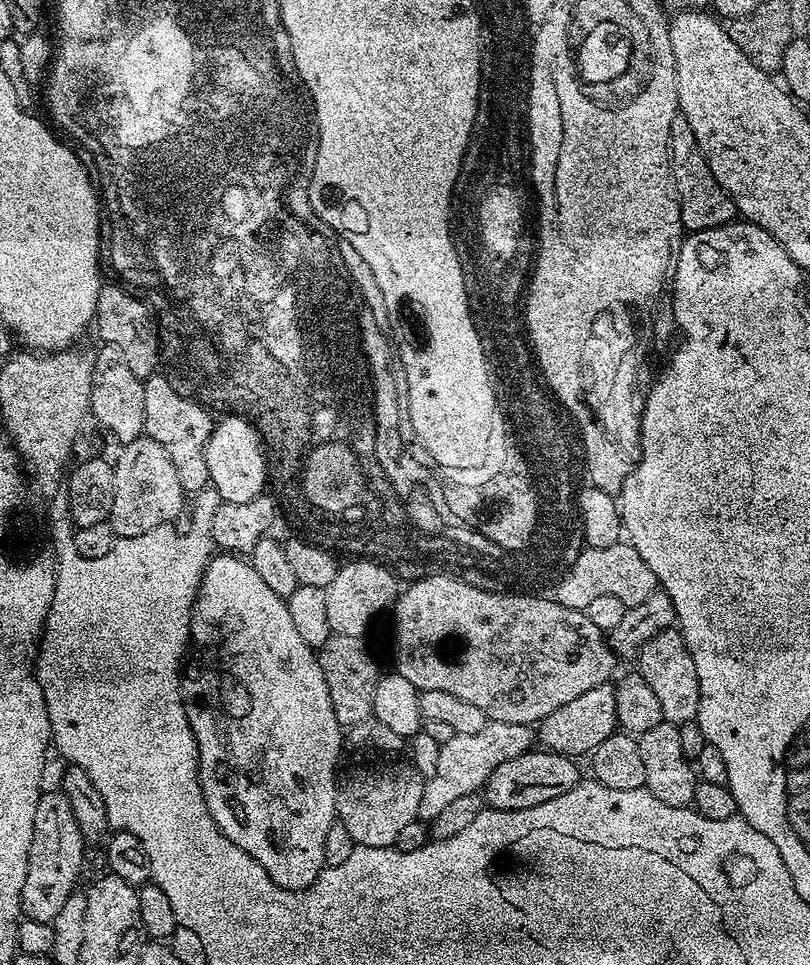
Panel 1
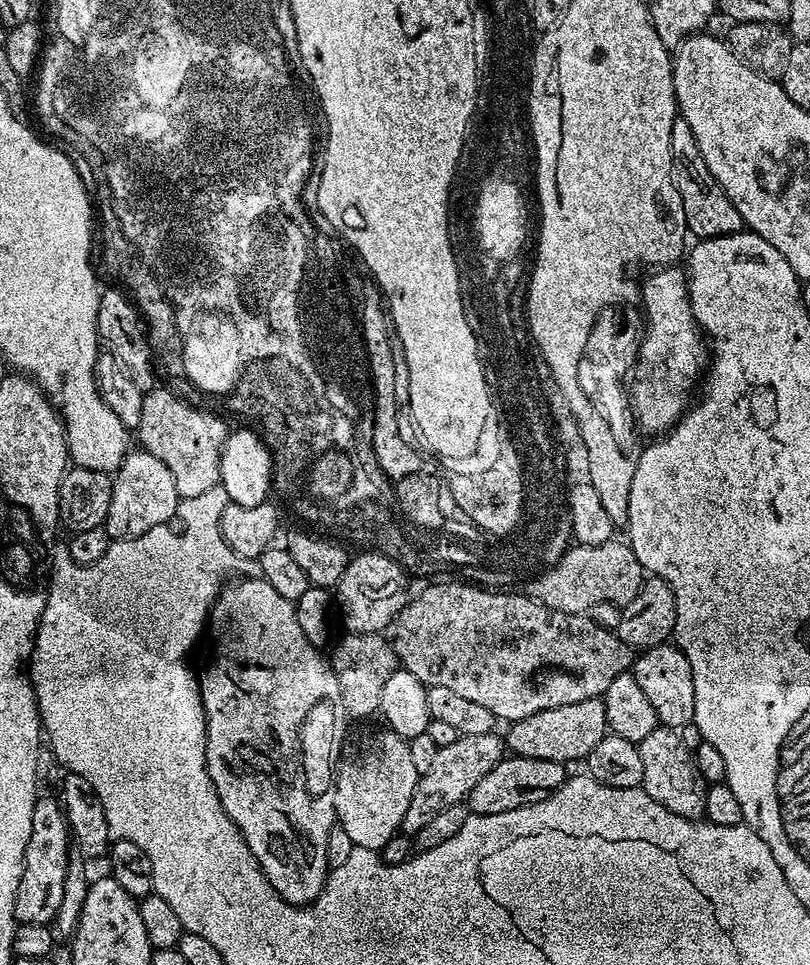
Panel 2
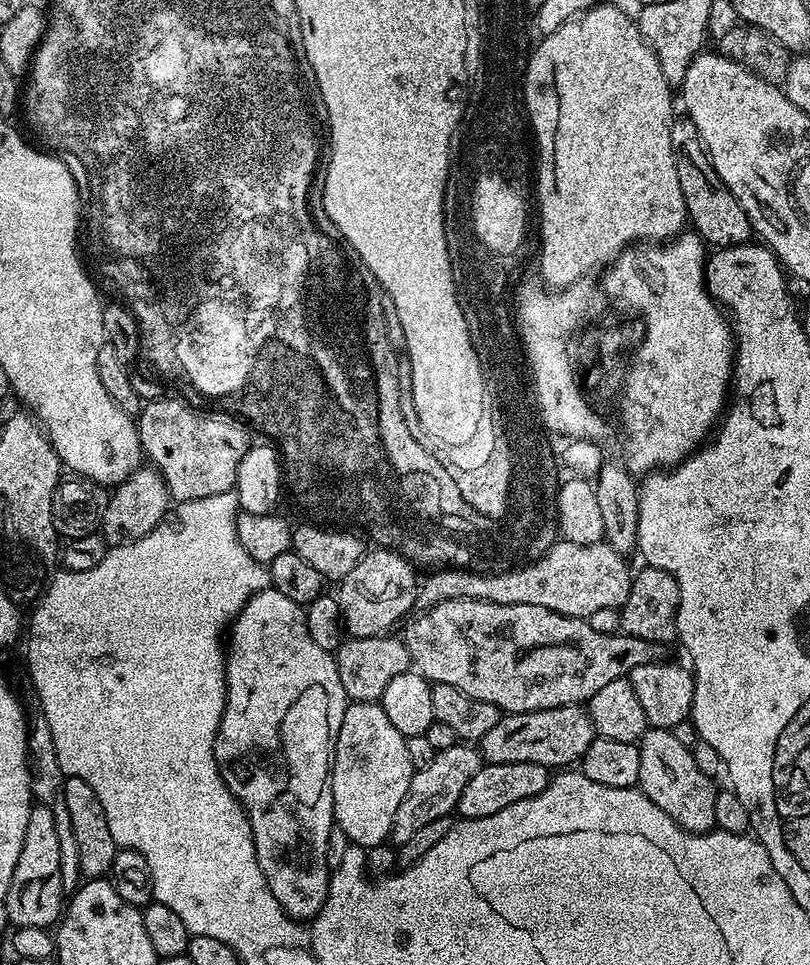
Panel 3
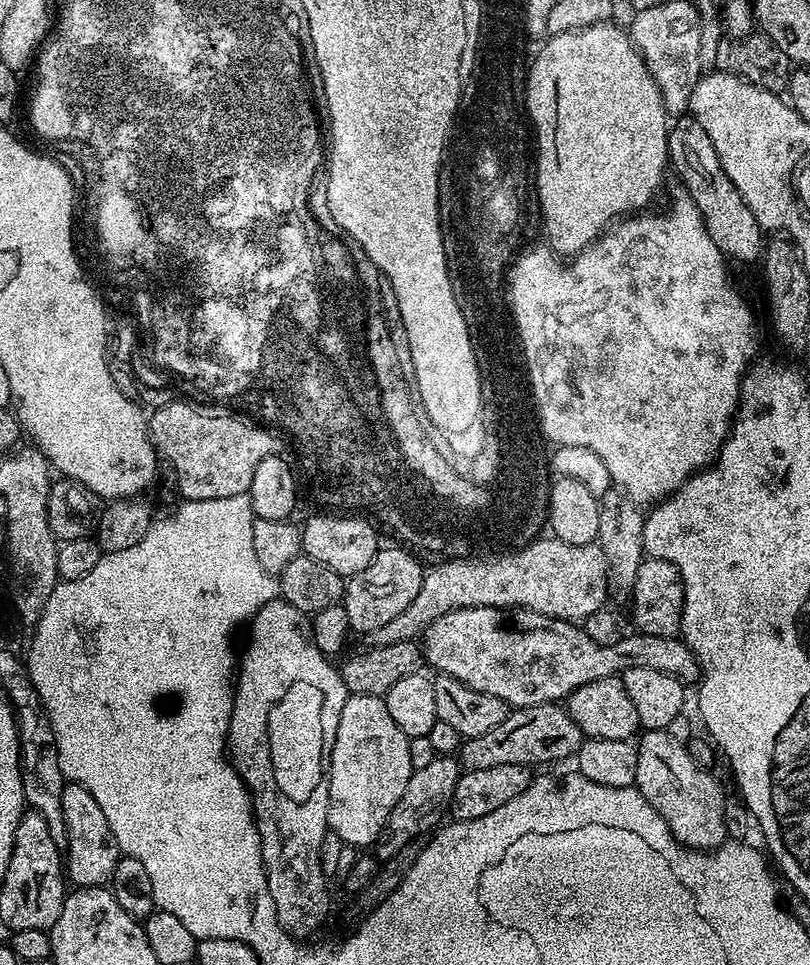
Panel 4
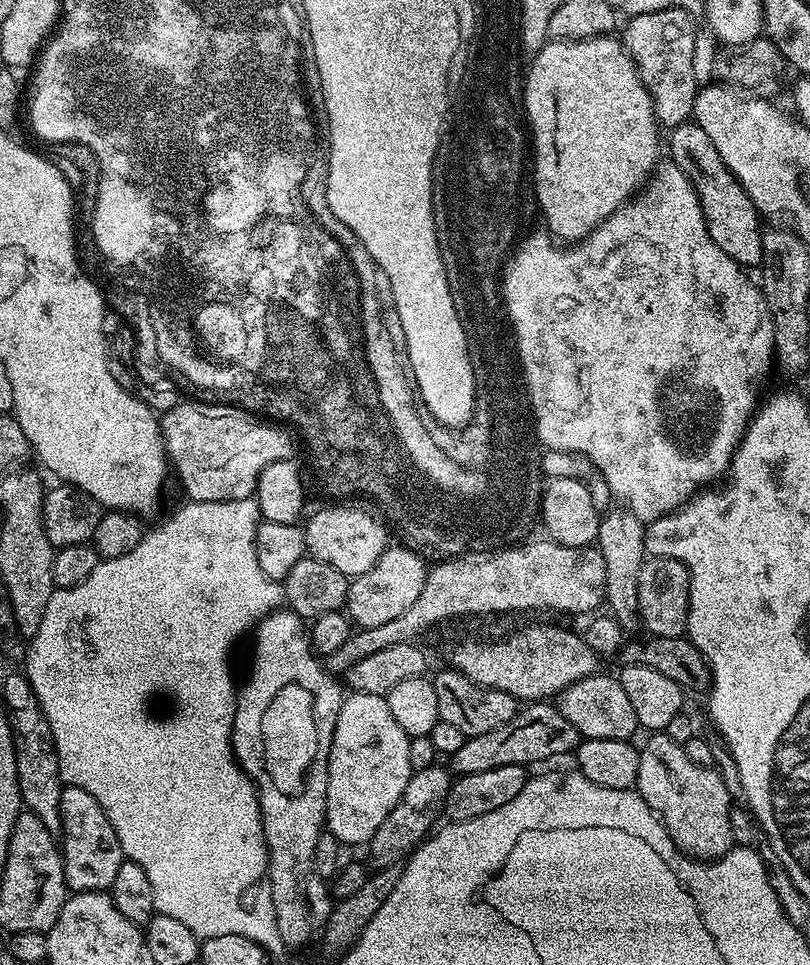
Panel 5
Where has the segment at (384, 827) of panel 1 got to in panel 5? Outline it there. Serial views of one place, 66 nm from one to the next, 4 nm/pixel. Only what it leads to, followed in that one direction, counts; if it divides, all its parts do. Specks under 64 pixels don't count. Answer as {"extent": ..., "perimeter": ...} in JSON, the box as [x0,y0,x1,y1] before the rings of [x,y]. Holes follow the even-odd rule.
{"extent":[324,691,413,846],"perimeter":[[[357,691],[348,695],[343,697],[330,746],[324,818],[327,831],[335,835],[339,843],[364,846],[372,839],[378,826],[386,822],[390,810],[394,810],[410,782],[413,774],[410,766],[410,737],[404,733],[402,726],[398,726],[394,714],[390,714],[385,697]]]}

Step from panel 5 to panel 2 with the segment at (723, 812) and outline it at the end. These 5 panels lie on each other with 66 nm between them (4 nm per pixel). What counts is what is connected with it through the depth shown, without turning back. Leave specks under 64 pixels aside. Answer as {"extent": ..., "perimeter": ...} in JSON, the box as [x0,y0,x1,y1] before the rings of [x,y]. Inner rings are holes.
{"extent":[638,726,708,820],"perimeter":[[[658,726],[642,738],[638,745],[642,754],[643,790],[658,802],[658,806],[666,806],[670,814],[678,814],[687,820],[699,820],[703,817],[708,793],[702,774],[698,774],[698,766],[694,766],[692,752],[682,746],[682,738],[675,728]]]}

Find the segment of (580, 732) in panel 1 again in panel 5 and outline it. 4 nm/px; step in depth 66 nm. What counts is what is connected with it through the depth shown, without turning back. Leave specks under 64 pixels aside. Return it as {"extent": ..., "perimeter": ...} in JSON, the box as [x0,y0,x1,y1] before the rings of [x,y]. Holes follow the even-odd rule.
{"extent":[450,702,578,776],"perimeter":[[[532,702],[521,707],[506,726],[497,726],[486,734],[464,739],[461,748],[450,757],[450,768],[456,776],[482,774],[482,770],[494,770],[498,766],[522,764],[531,766],[547,756],[564,756],[573,751],[578,743],[578,734],[566,718],[562,718],[559,707],[552,708],[548,702]]]}

